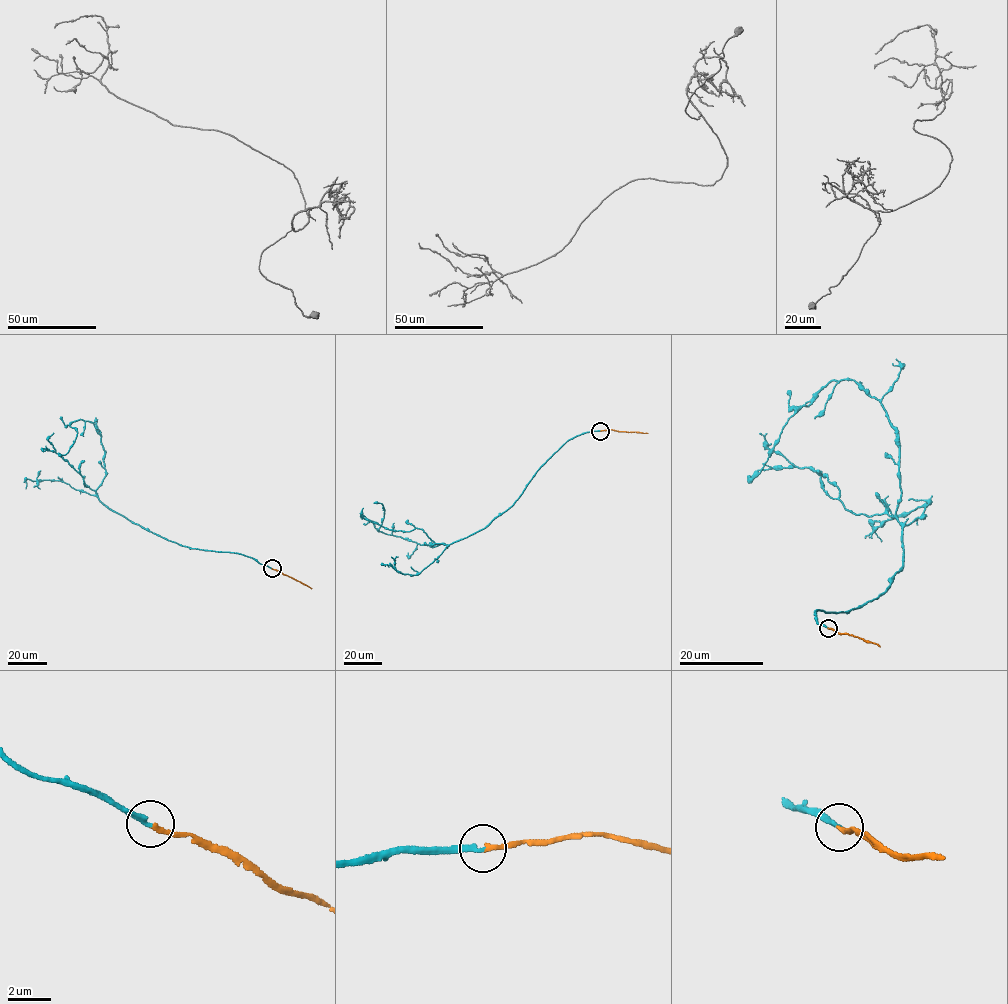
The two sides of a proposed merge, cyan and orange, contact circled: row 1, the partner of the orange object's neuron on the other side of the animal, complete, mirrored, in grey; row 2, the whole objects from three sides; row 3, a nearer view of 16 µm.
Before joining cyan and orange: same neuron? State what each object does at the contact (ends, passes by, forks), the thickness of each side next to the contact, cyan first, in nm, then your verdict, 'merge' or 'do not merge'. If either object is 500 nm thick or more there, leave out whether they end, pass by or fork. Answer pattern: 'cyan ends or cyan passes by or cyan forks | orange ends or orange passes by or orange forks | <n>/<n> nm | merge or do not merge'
cyan ends | orange ends | 220/200 nm | merge

